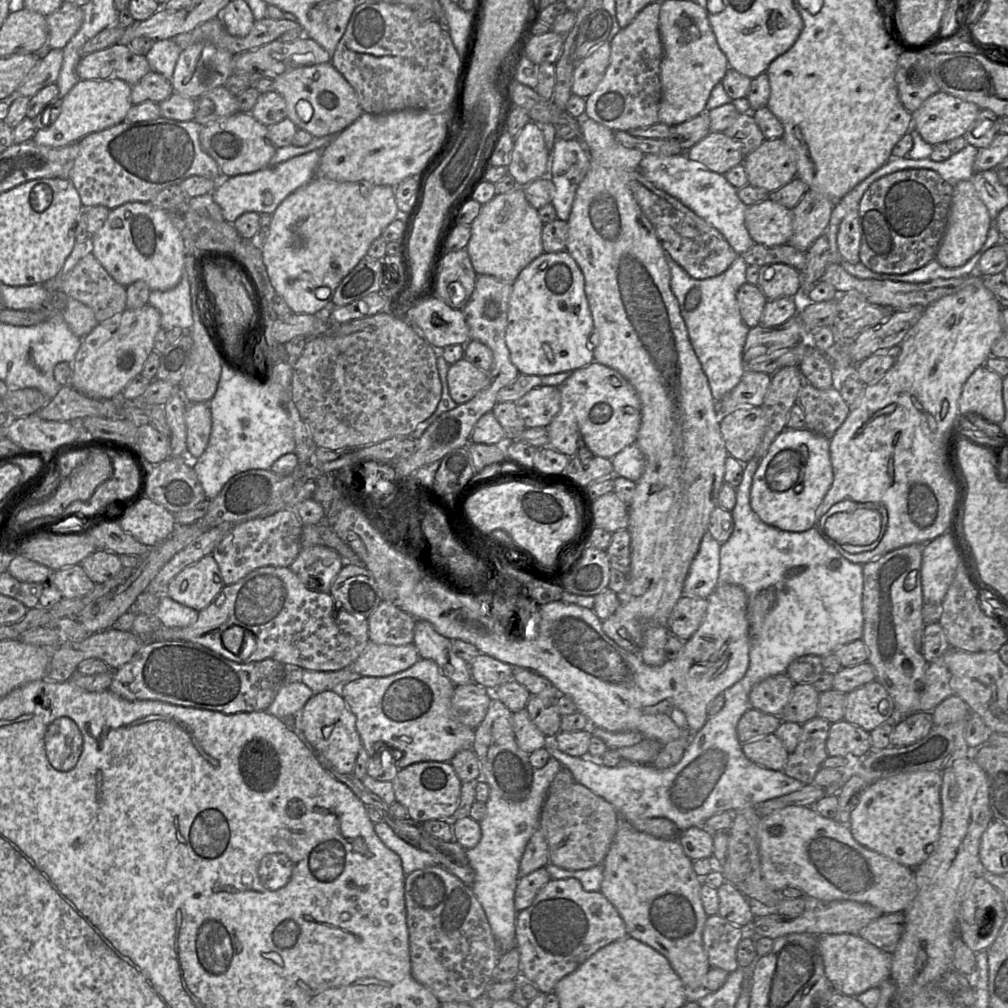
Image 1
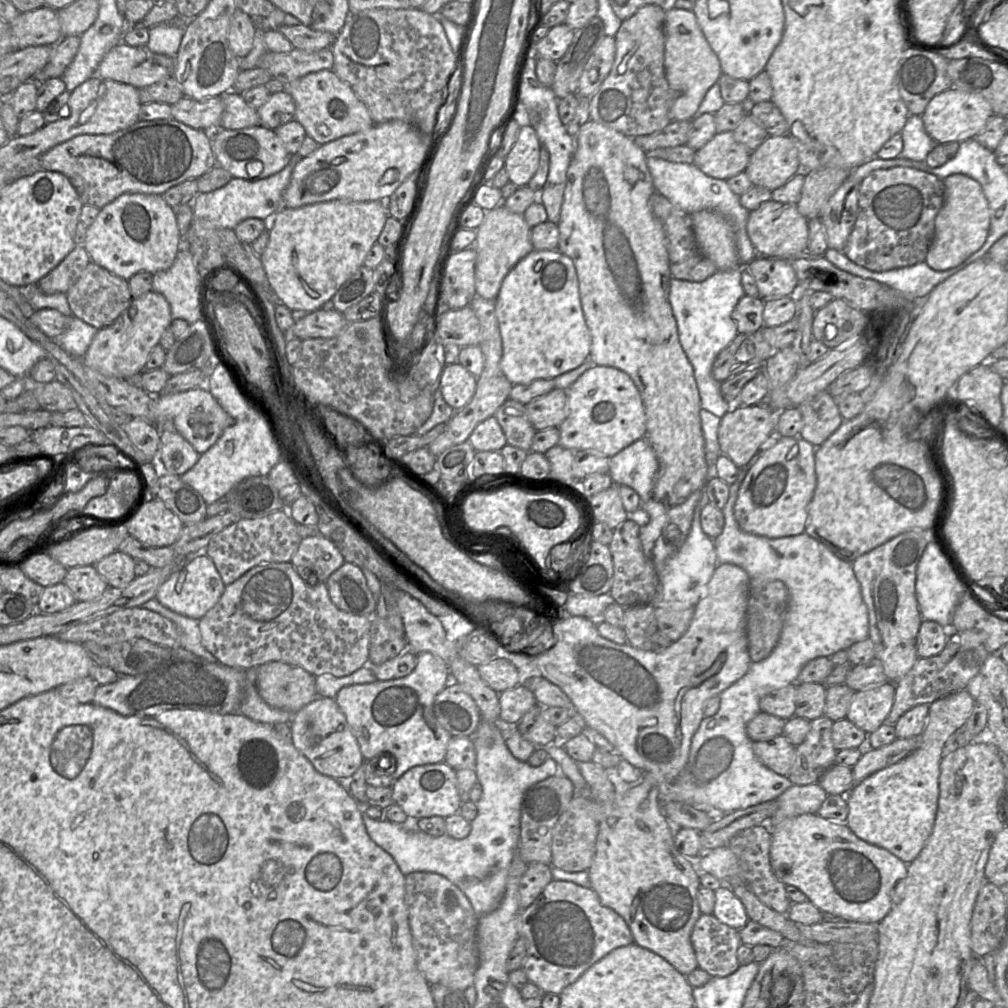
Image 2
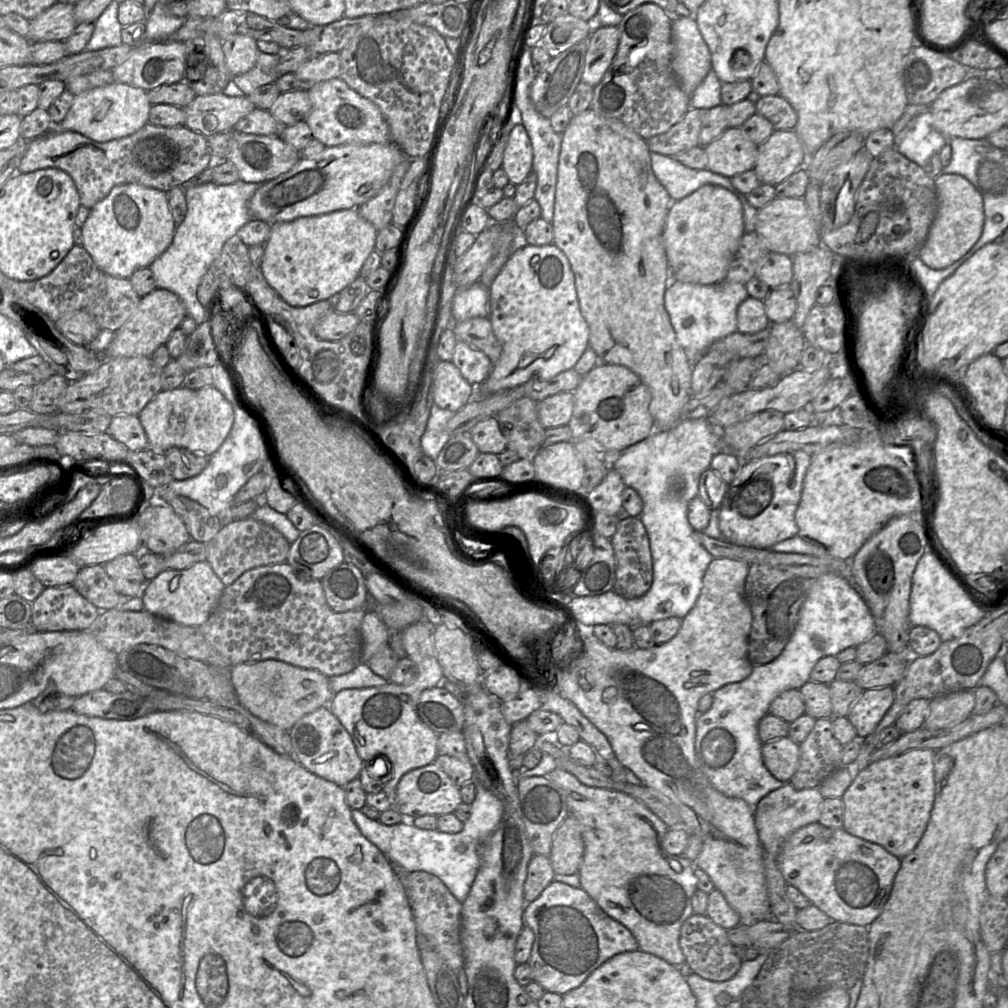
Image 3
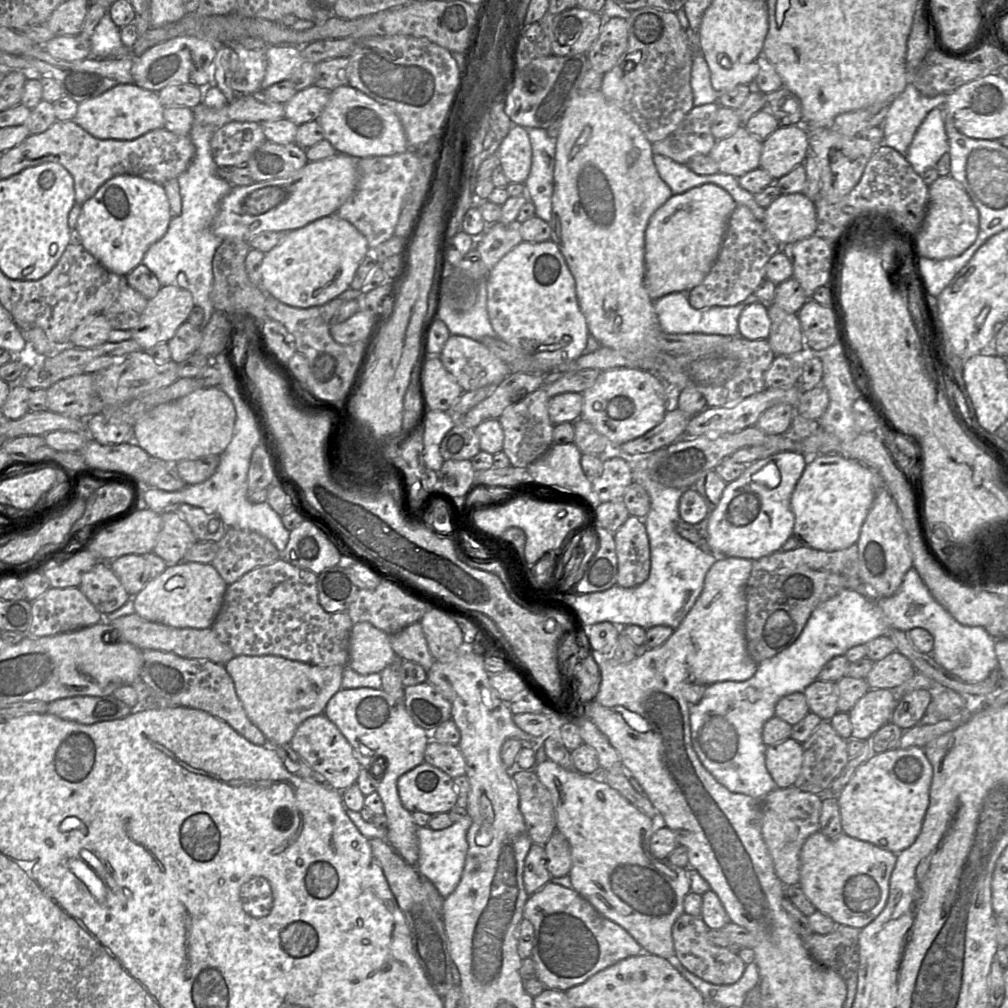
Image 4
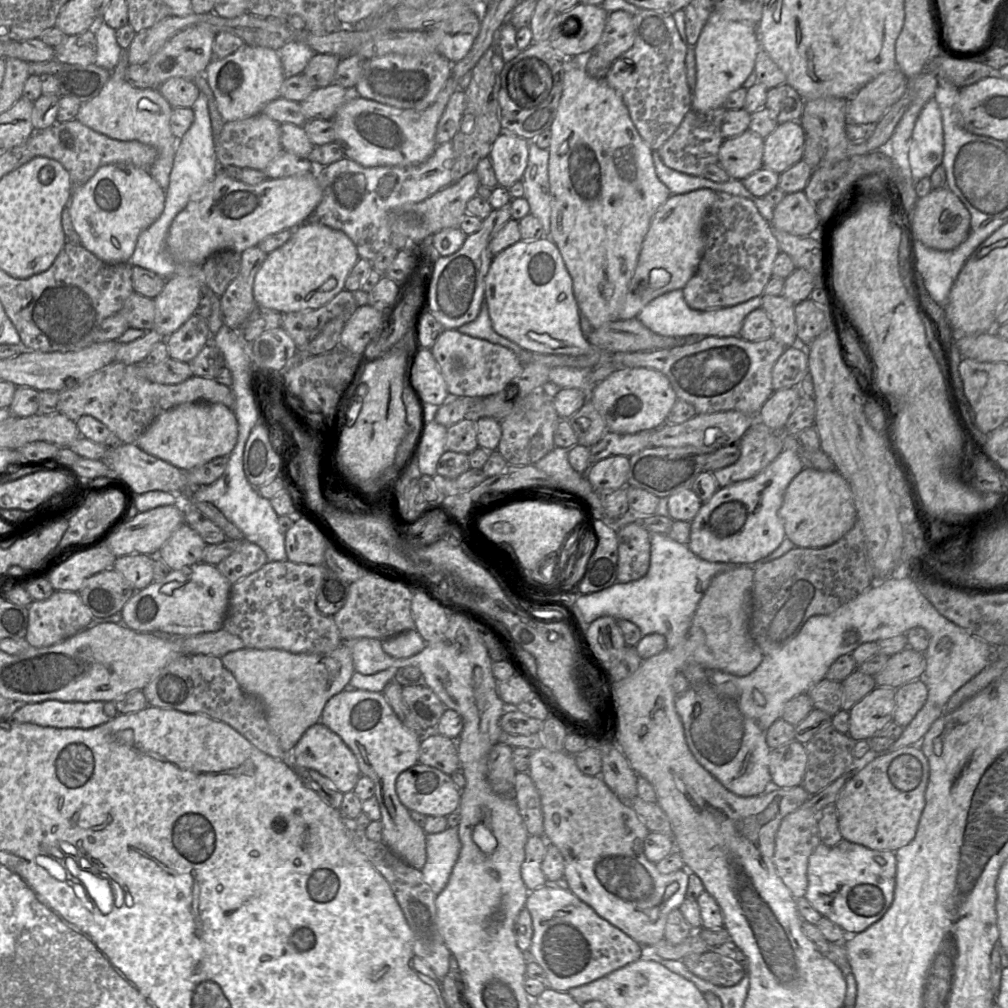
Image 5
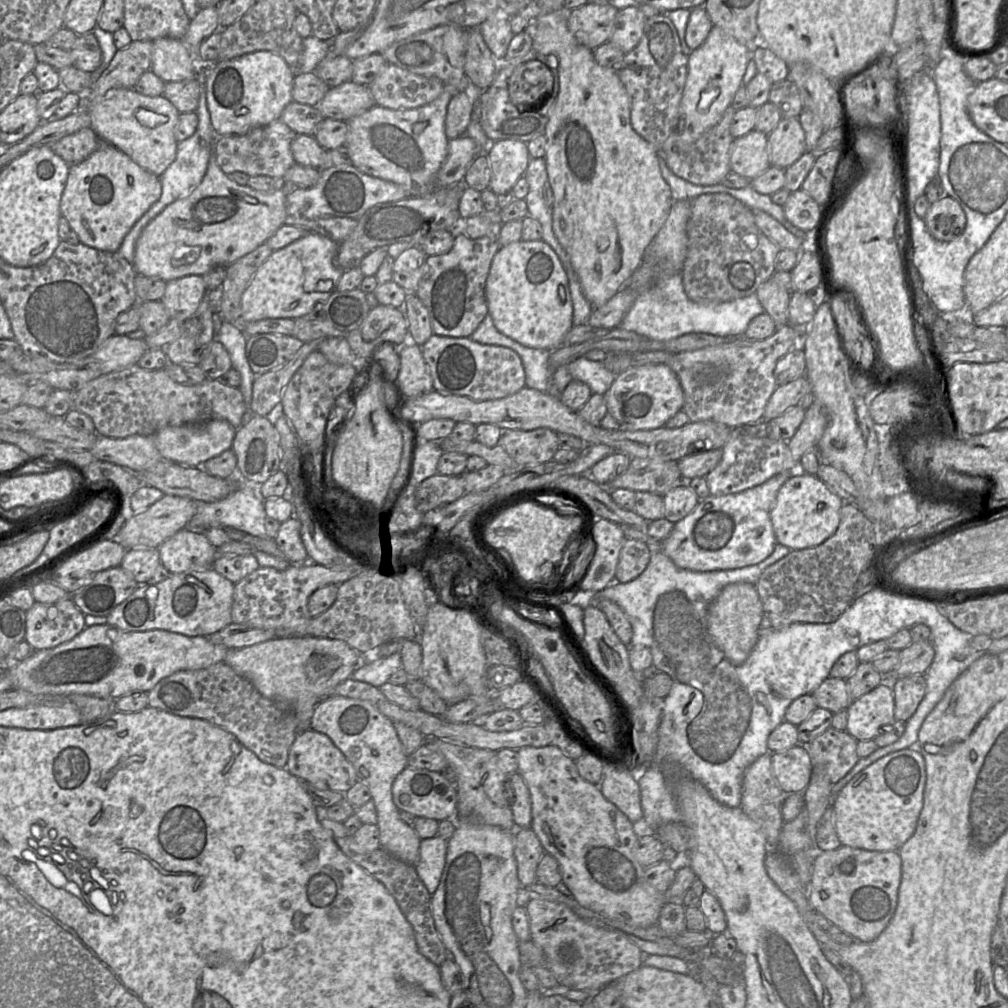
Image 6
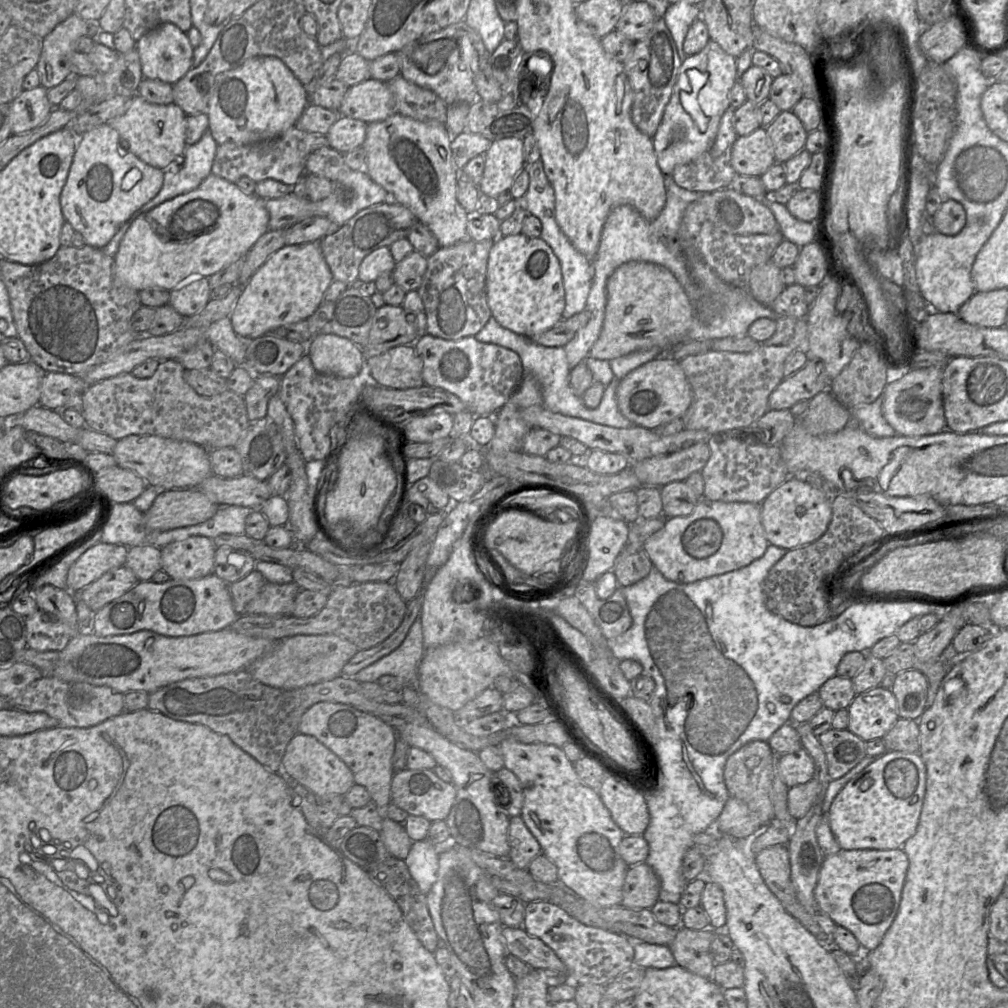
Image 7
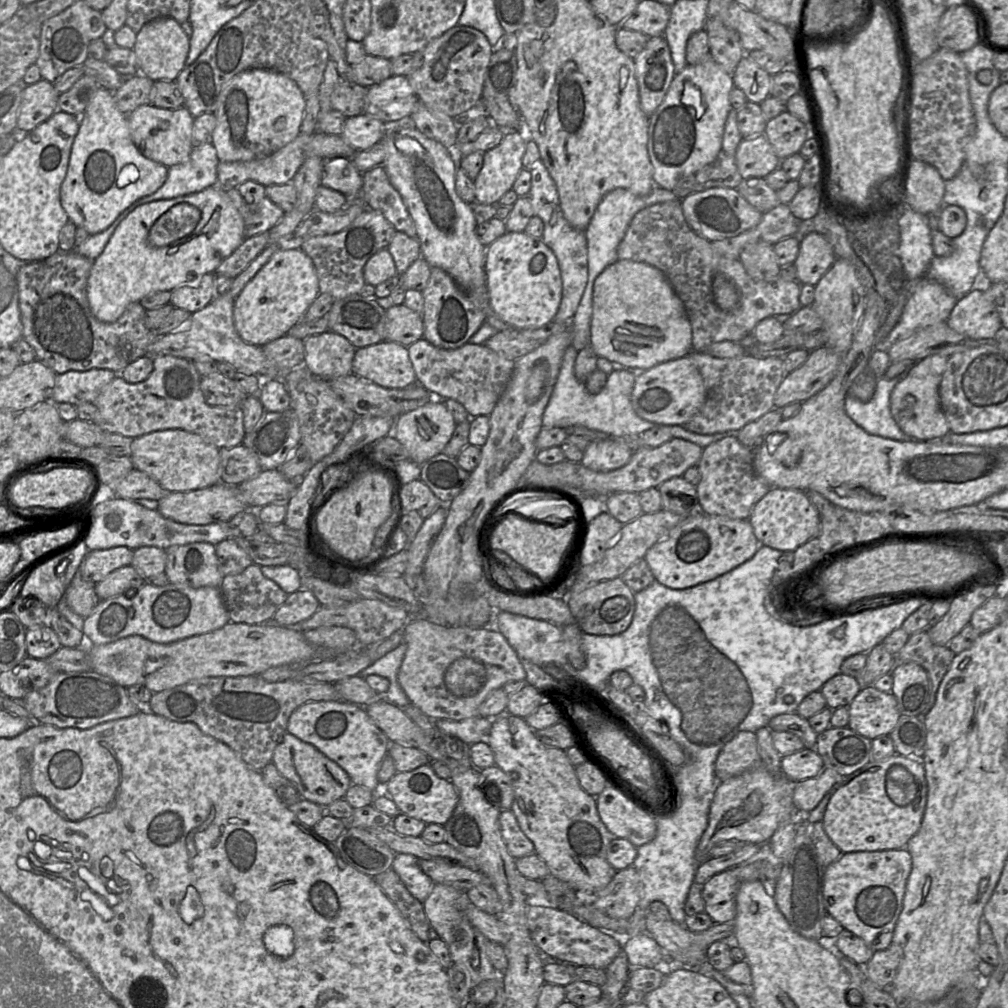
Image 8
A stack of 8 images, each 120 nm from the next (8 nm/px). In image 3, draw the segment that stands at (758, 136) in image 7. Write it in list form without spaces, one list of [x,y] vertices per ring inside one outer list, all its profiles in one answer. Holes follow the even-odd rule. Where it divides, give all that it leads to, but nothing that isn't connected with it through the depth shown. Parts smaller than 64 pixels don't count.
[[[727,128],[719,137],[704,147],[707,170],[732,178],[752,170],[758,146],[750,141],[741,128]]]

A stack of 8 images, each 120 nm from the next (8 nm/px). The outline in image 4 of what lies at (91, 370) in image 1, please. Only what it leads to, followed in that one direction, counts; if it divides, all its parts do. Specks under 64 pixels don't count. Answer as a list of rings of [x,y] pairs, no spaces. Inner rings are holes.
[[[162,286],[157,295],[148,300],[132,338],[148,351],[160,343],[167,343],[177,329],[187,321],[195,307],[192,294],[177,286]]]

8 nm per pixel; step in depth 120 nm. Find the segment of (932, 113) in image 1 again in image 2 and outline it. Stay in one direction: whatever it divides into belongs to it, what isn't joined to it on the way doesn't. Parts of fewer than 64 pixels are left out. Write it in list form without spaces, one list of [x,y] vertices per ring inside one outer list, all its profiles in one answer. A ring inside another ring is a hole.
[[[951,87],[935,95],[921,117],[929,136],[938,144],[944,145],[974,138],[984,129],[992,114],[994,113],[990,103],[981,95]]]

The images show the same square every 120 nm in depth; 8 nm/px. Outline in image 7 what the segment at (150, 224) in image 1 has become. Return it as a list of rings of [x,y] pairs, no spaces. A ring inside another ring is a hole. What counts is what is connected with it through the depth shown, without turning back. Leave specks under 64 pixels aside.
[[[105,123],[79,136],[68,177],[60,195],[62,214],[65,221],[82,234],[86,245],[102,249],[138,209],[159,193],[163,181],[164,171],[144,163],[129,152],[119,133]]]

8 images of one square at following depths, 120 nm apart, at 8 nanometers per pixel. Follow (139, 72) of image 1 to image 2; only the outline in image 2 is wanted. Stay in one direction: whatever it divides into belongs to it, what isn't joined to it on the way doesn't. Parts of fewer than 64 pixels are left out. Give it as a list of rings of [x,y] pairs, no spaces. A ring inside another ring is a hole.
[[[121,42],[104,56],[96,75],[104,79],[130,84],[139,90],[163,79],[173,77],[174,70],[175,57],[153,53],[147,45],[132,47]]]

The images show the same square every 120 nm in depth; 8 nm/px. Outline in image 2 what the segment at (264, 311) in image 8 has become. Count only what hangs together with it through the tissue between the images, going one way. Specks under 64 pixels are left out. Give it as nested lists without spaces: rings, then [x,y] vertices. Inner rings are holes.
[[[331,200],[315,204],[305,205],[299,208],[282,207],[267,222],[269,241],[263,254],[260,256],[262,266],[265,270],[270,286],[278,297],[279,301],[285,304],[291,311],[313,312],[322,309],[322,306],[333,298],[339,288],[362,266],[366,255],[371,247],[377,242],[379,235],[388,217],[388,209],[385,200],[368,202],[353,202],[346,200]]]

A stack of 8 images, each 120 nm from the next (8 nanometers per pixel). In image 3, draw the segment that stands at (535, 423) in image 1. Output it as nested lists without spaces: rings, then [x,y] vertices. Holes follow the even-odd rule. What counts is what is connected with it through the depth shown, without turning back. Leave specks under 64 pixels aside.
[[[560,392],[538,402],[537,412],[545,429],[568,426],[574,410],[574,393]]]

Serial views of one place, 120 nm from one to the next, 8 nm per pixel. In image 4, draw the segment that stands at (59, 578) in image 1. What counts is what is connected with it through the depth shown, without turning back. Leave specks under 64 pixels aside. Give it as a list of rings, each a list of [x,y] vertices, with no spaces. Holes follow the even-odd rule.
[[[98,561],[83,575],[79,589],[102,615],[118,610],[132,598],[105,561]]]

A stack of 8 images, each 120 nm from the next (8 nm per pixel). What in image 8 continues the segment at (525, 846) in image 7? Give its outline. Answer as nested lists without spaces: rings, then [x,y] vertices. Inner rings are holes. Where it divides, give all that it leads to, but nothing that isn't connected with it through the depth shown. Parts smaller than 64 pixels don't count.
[[[511,810],[500,811],[499,824],[507,850],[514,859],[534,853],[532,841],[523,833]]]

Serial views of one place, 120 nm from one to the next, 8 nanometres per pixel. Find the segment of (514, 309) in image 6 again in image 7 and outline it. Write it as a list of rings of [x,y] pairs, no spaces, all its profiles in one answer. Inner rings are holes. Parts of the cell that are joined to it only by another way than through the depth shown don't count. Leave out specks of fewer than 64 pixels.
[[[522,233],[495,240],[488,258],[486,293],[492,316],[498,323],[526,337],[538,335],[559,324],[566,305],[558,258],[540,237],[530,238]]]

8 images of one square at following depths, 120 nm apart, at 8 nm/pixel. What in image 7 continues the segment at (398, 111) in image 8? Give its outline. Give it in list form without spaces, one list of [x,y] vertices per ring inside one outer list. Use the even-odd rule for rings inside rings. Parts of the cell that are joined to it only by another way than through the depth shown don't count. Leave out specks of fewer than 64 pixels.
[[[372,78],[349,87],[338,109],[339,116],[367,124],[386,120],[394,113],[395,101],[388,84]]]

